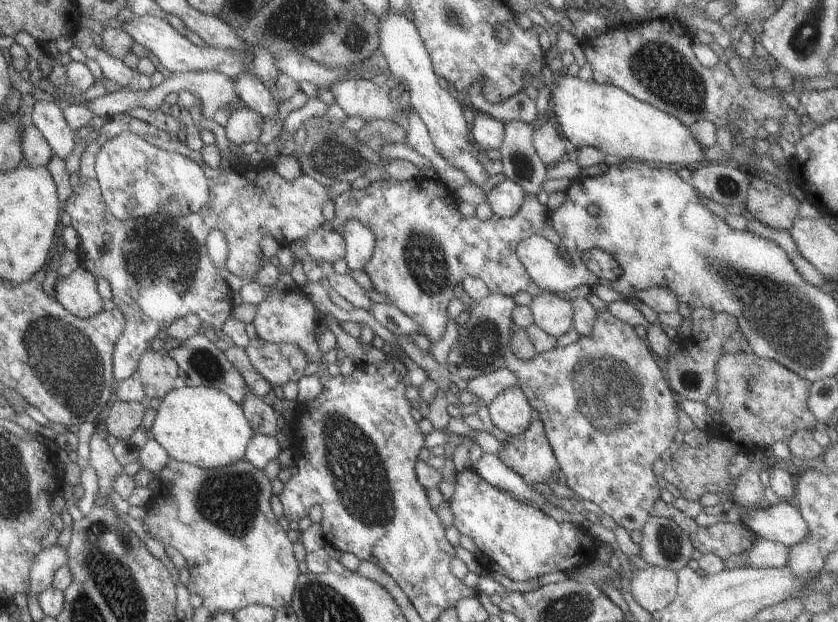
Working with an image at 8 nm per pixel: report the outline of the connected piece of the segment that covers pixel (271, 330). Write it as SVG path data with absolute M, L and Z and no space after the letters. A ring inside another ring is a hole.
M301 288L286 291L285 293L268 293L263 301L256 304L257 312L252 318L252 324L256 332L256 338L270 343L287 343L298 346L305 351L308 362L321 362L321 366L330 359L322 354L315 342L315 315L317 309L313 307L309 297L301 291Z

